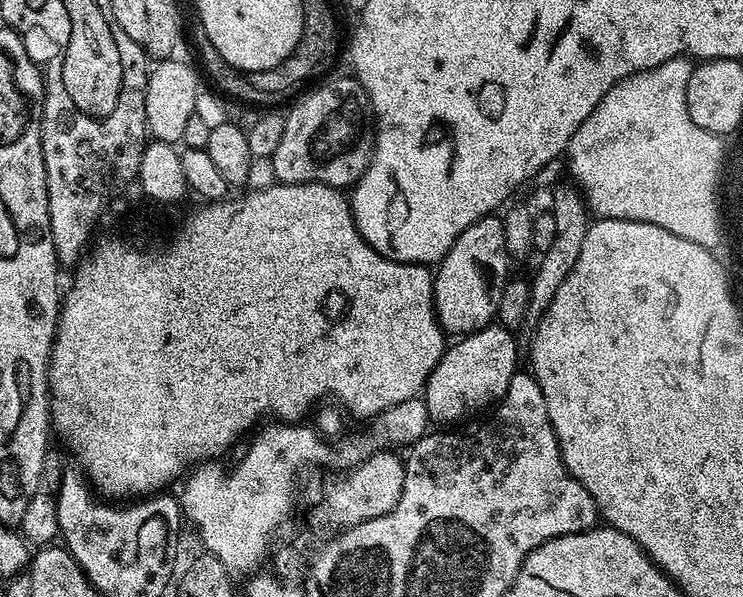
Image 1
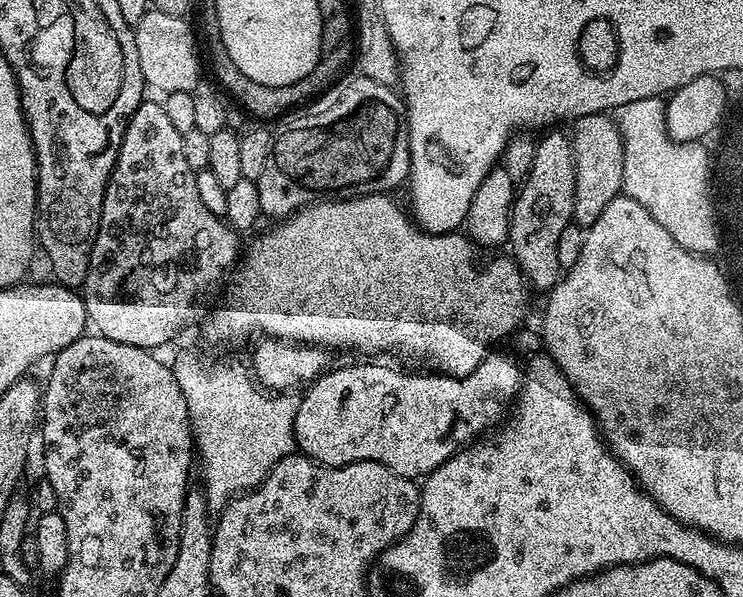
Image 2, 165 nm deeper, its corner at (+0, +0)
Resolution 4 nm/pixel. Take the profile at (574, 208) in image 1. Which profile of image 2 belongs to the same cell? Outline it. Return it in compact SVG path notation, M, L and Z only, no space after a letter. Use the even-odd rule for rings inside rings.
M590 114L579 116L571 125L570 139L572 141L572 153L574 154L574 210L572 218L581 228L587 230L591 224L598 222L598 214L606 210L614 198L621 195L624 186L624 143L620 127L616 125L615 119L608 114Z

